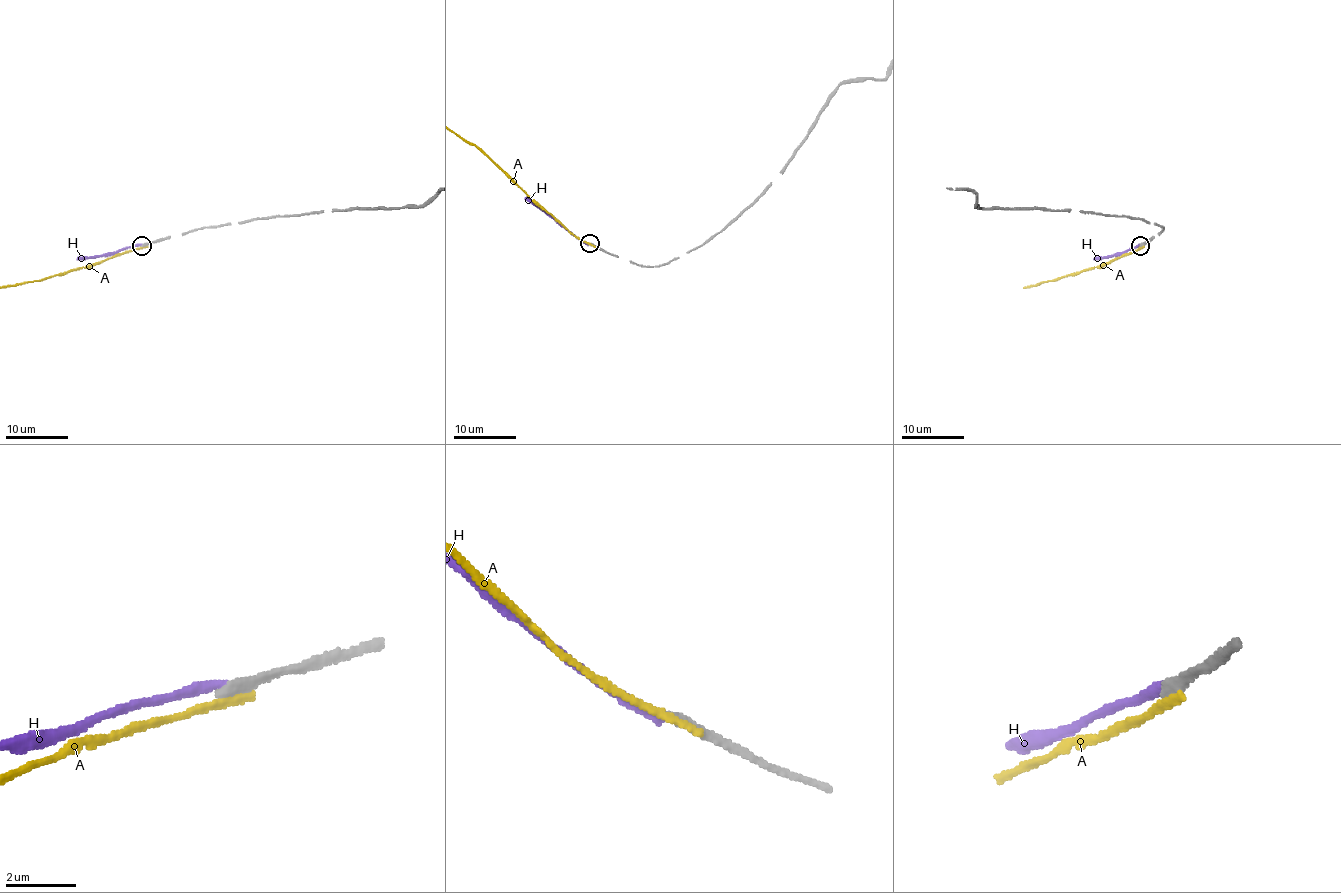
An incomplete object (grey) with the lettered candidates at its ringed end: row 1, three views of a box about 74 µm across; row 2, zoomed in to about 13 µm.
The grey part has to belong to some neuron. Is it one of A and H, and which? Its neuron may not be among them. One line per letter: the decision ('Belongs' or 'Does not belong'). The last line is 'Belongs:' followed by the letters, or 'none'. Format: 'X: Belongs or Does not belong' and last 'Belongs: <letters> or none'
A: Does not belong
H: Does not belong
Belongs: none

